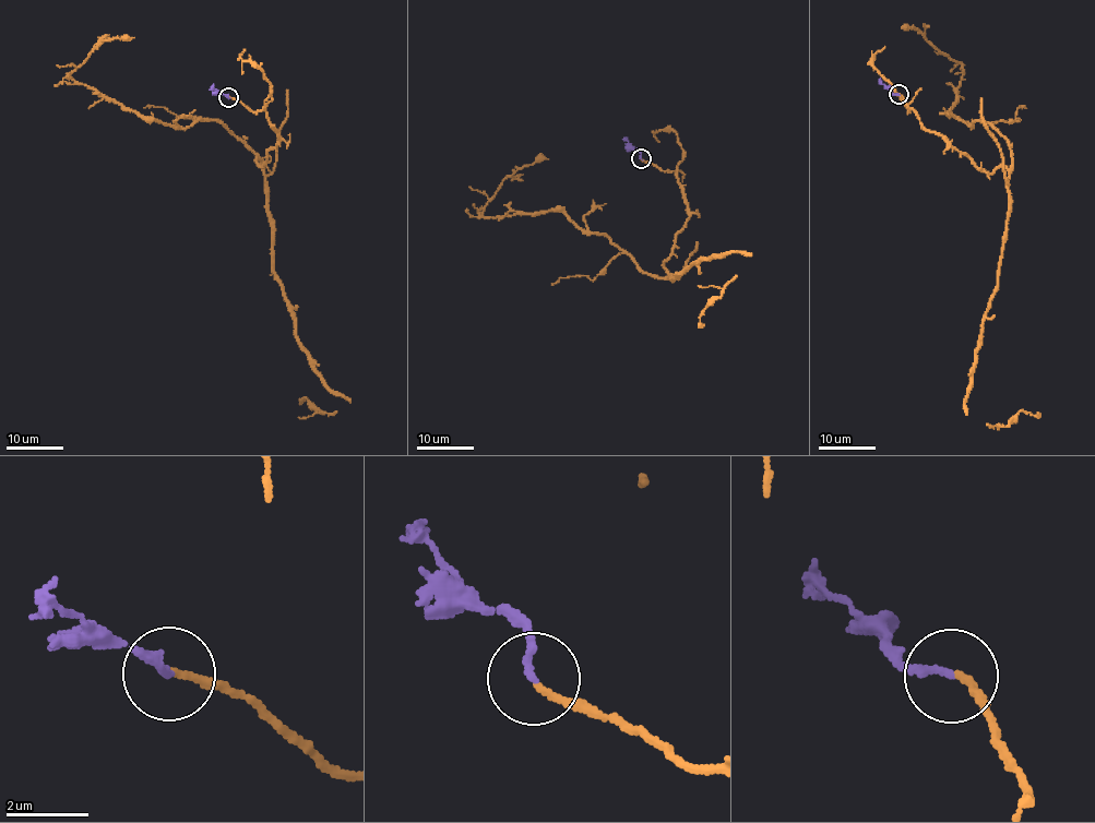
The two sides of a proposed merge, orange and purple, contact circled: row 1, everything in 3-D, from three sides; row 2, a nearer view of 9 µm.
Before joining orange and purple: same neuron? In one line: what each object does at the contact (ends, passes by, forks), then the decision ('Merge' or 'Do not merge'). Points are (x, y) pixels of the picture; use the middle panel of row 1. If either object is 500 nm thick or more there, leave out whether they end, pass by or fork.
At the ring orange ends. At the ring purple ends. Merge

